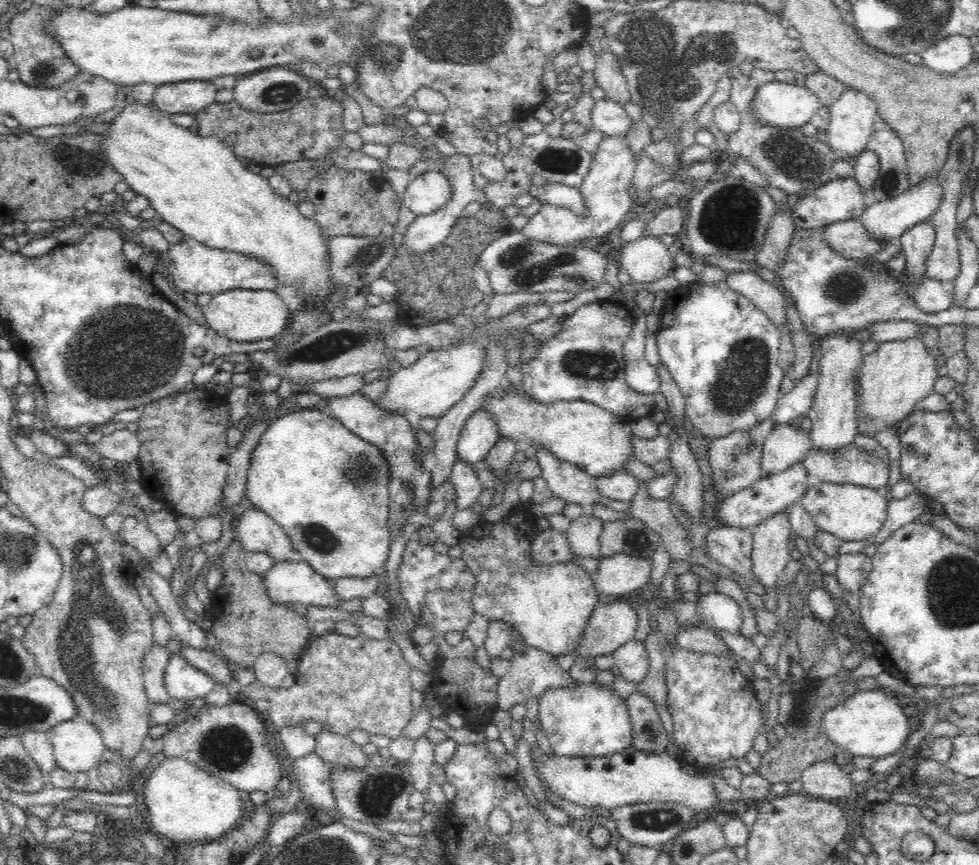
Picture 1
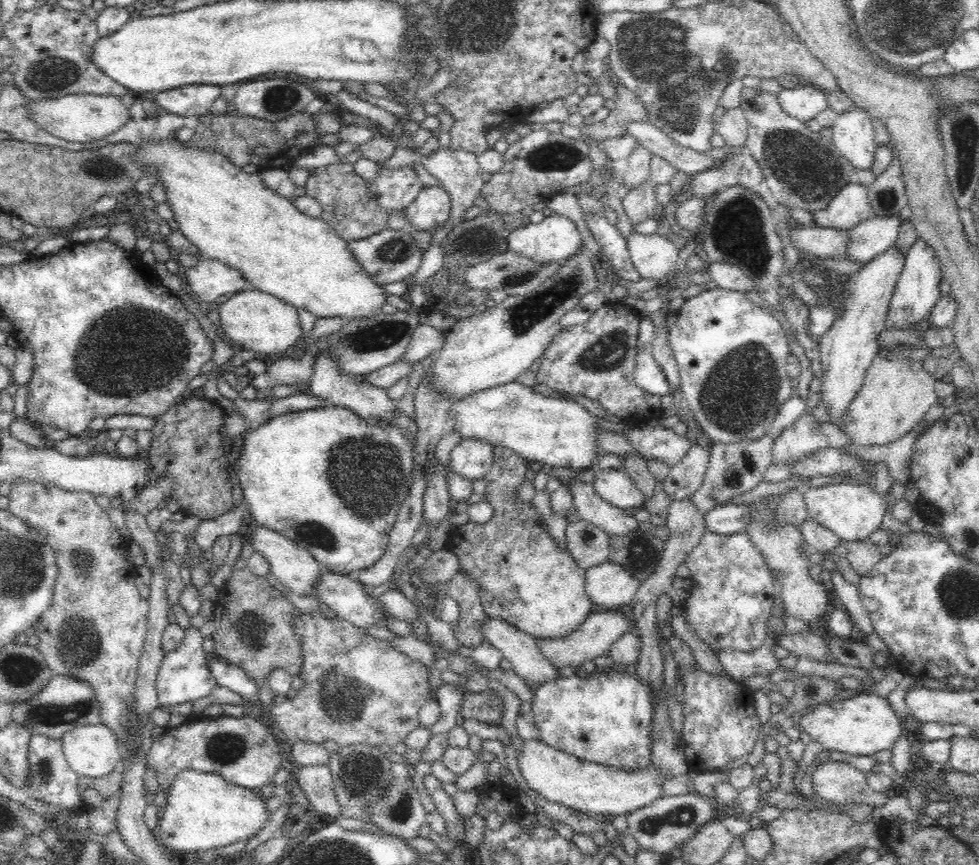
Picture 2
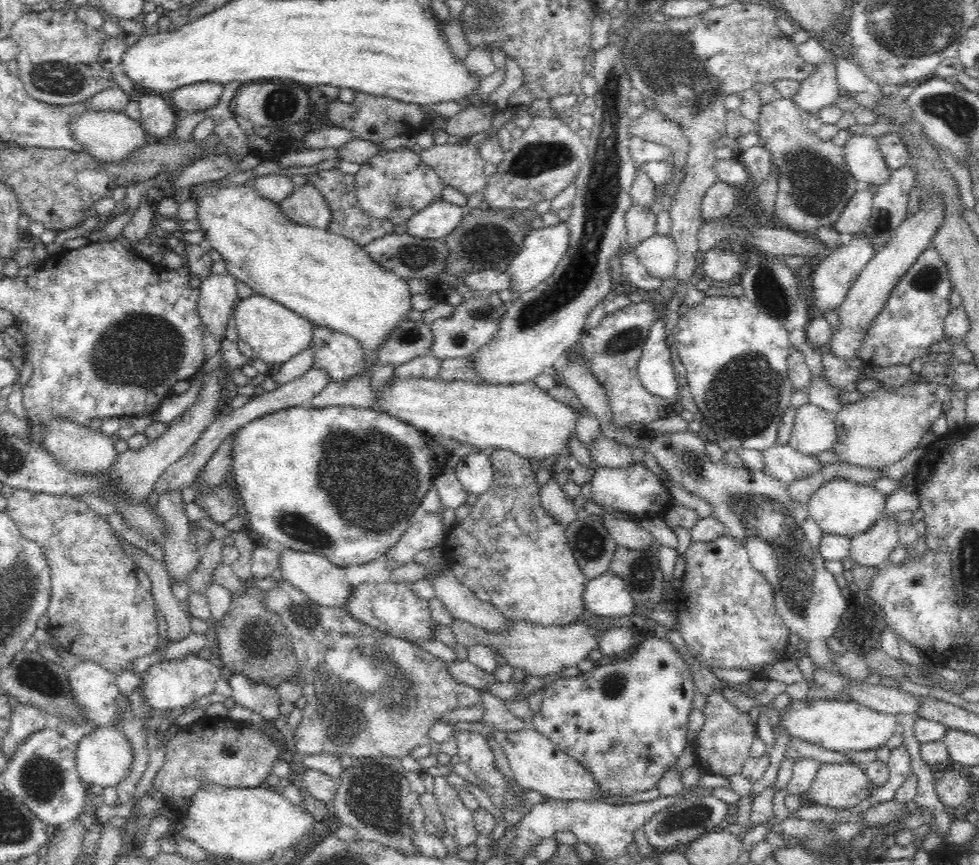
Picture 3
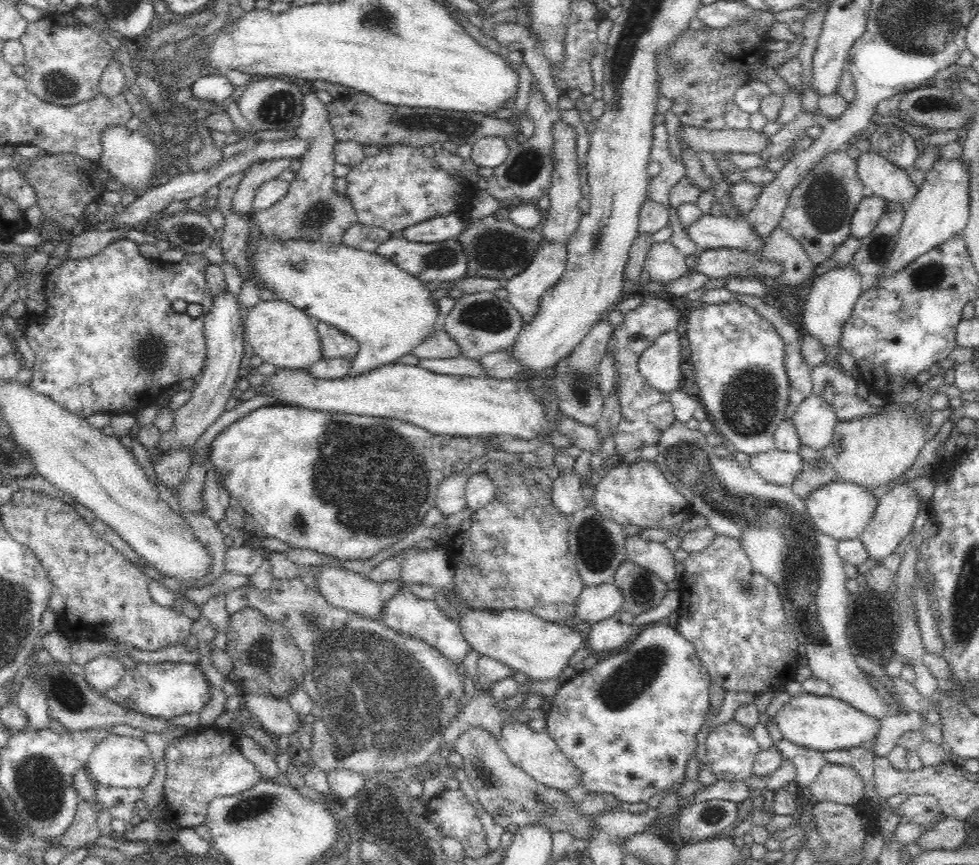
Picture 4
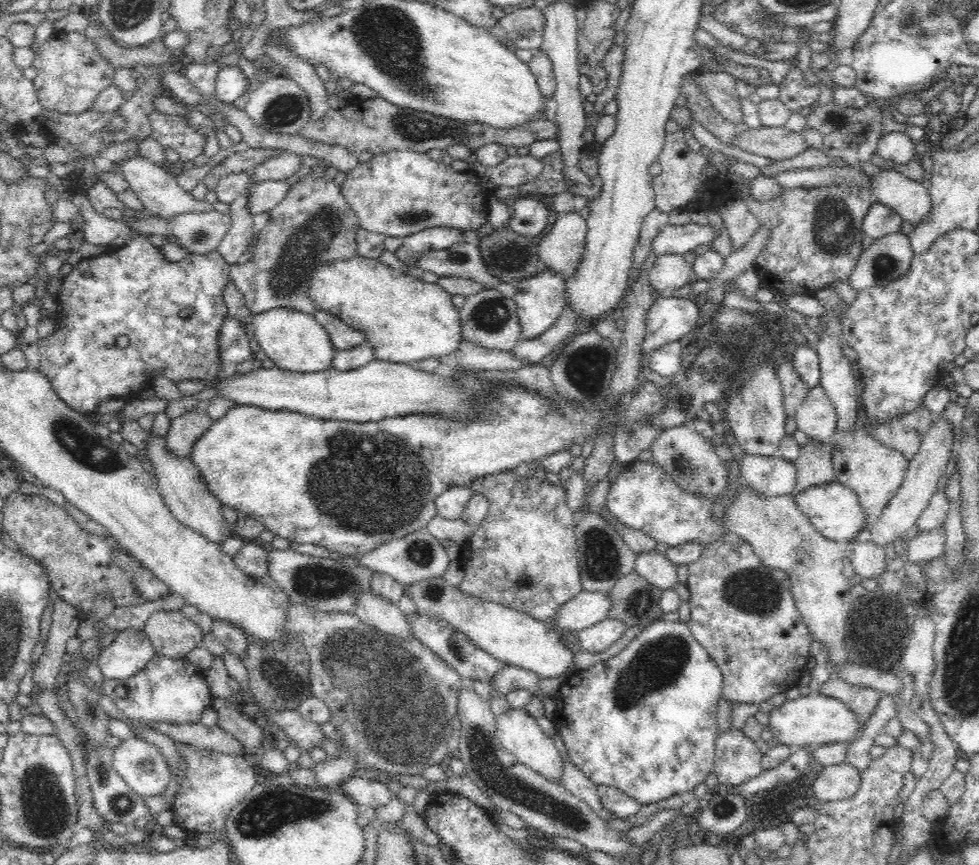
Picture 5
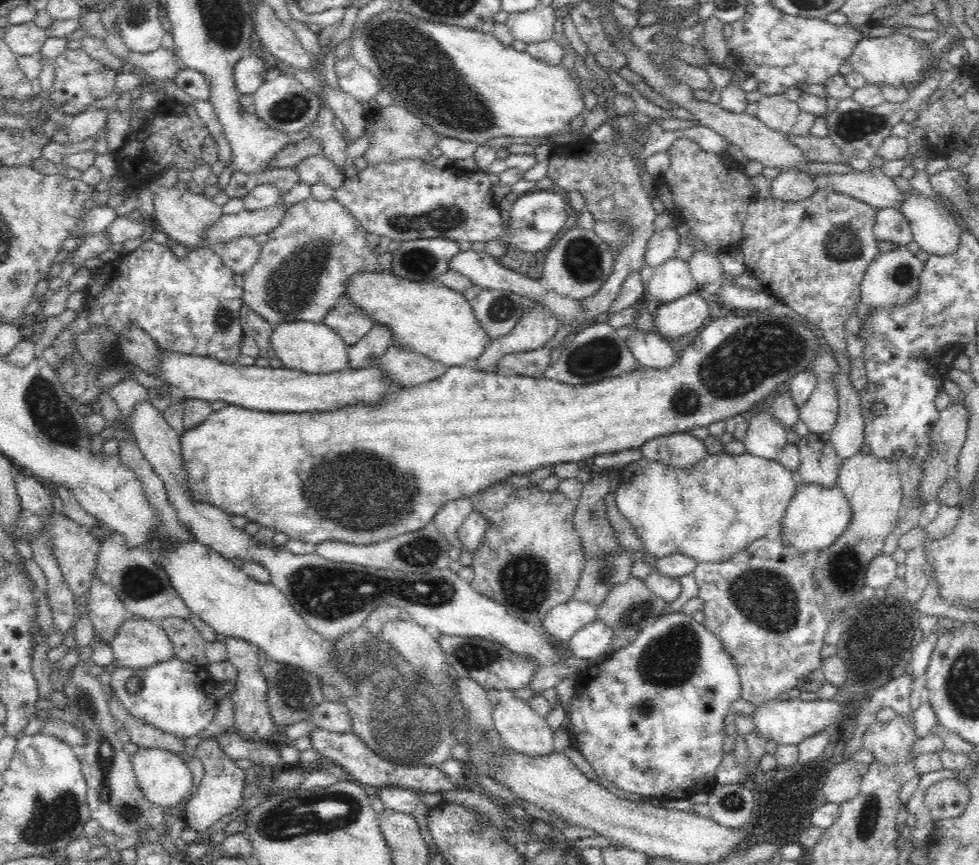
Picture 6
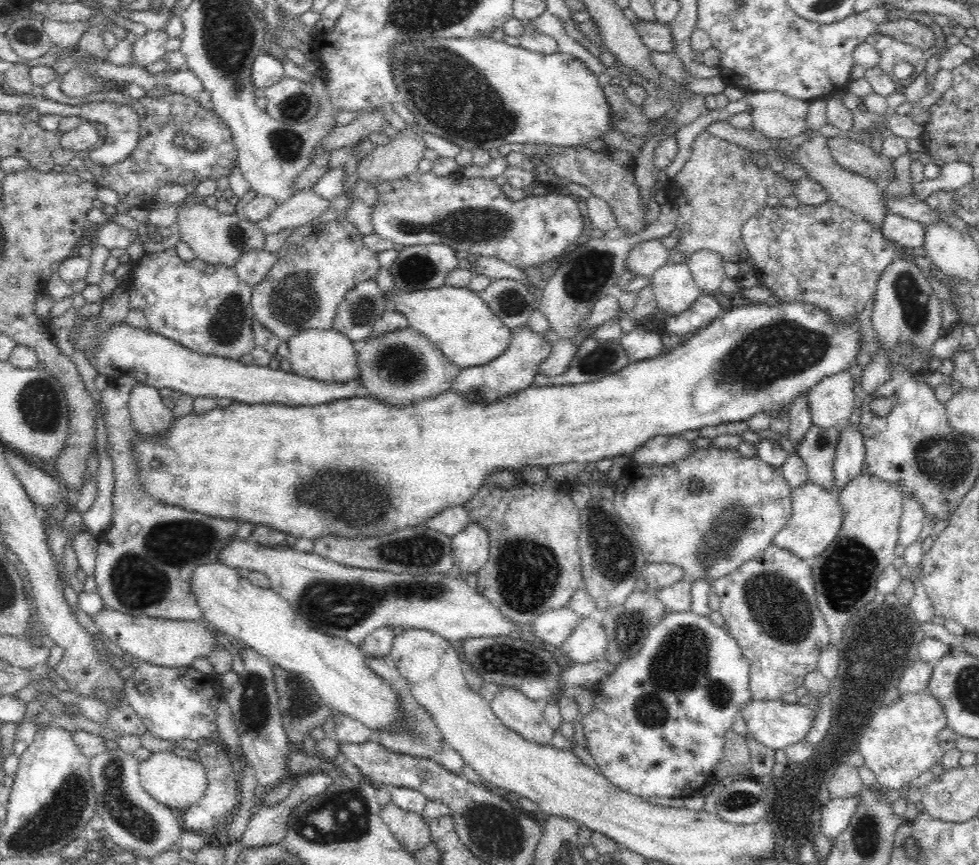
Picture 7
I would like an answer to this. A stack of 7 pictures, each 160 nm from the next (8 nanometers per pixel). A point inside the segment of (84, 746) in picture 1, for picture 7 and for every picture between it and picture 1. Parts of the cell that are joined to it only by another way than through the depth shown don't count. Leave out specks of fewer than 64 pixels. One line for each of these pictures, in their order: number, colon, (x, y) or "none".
2: (93, 751)
3: (105, 758)
4: (123, 761)
5: (141, 764)
6: (165, 779)
7: (178, 782)

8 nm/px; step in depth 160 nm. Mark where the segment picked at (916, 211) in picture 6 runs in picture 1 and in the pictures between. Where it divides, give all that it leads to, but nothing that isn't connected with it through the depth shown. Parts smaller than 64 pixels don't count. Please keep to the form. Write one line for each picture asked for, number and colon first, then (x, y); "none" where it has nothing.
1: (852, 117)
2: (853, 136)
3: (862, 154)
4: (879, 177)
5: (911, 200)

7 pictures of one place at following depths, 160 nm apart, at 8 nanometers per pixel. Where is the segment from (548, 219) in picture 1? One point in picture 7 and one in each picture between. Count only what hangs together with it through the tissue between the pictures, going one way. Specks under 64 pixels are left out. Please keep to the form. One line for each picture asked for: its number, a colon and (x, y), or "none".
2: (555, 238)
3: (543, 249)
4: (525, 290)
5: (540, 299)
6: (536, 327)
7: (514, 371)

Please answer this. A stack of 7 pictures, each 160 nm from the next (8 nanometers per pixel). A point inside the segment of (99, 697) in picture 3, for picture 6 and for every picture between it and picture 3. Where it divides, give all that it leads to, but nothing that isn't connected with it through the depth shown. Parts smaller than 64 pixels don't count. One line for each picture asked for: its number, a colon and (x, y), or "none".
4: (106, 671)
5: (130, 652)
6: (138, 643)

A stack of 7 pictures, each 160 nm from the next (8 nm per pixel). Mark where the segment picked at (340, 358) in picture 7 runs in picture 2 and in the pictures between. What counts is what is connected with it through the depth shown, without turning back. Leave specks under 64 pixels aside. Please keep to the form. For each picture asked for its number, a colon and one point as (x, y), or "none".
2: (254, 320)
3: (276, 334)
4: (281, 334)
5: (297, 342)
6: (303, 346)

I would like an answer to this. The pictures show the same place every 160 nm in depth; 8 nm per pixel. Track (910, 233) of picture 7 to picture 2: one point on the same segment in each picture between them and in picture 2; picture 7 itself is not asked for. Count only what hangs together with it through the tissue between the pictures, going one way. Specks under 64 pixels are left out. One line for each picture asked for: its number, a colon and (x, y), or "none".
2: (851, 206)
3: (854, 220)
4: (870, 210)
5: (881, 221)
6: (890, 225)

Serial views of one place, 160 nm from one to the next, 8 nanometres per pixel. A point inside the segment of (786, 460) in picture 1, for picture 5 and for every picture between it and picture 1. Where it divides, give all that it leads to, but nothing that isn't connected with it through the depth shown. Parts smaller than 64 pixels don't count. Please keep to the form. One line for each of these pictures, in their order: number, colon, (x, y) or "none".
2: (807, 435)
3: (814, 429)
4: (815, 420)
5: (816, 416)

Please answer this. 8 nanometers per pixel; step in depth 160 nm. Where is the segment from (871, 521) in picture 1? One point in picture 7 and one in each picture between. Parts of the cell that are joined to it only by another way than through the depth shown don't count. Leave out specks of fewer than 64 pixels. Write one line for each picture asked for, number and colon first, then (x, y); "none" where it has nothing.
2: (853, 511)
3: (842, 508)
4: (842, 510)
5: (833, 510)
6: (816, 516)
7: (816, 516)

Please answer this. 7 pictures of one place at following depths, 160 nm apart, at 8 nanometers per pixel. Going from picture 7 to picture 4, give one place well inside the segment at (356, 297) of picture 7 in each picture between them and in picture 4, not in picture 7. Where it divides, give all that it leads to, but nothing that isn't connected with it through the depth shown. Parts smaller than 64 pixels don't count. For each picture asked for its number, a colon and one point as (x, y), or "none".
4: (335, 343)
5: (343, 336)
6: (351, 322)

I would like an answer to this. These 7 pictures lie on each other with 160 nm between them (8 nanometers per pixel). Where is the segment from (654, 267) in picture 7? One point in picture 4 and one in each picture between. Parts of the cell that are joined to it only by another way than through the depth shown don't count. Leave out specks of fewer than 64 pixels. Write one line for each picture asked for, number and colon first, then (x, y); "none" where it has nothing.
4: (709, 232)
5: (673, 240)
6: (661, 247)

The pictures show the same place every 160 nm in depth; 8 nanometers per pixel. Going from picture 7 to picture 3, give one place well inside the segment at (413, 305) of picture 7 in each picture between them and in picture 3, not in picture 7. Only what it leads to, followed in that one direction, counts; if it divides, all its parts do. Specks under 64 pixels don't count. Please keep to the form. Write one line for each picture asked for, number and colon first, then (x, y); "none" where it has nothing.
3: (328, 279)
4: (389, 312)
5: (407, 320)
6: (436, 321)

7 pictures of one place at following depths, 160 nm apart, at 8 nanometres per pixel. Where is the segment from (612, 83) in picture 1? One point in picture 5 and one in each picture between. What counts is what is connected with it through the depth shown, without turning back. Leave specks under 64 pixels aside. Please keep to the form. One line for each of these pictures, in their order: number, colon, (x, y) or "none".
2: (629, 110)
3: (653, 126)
4: (747, 141)
5: (778, 144)

